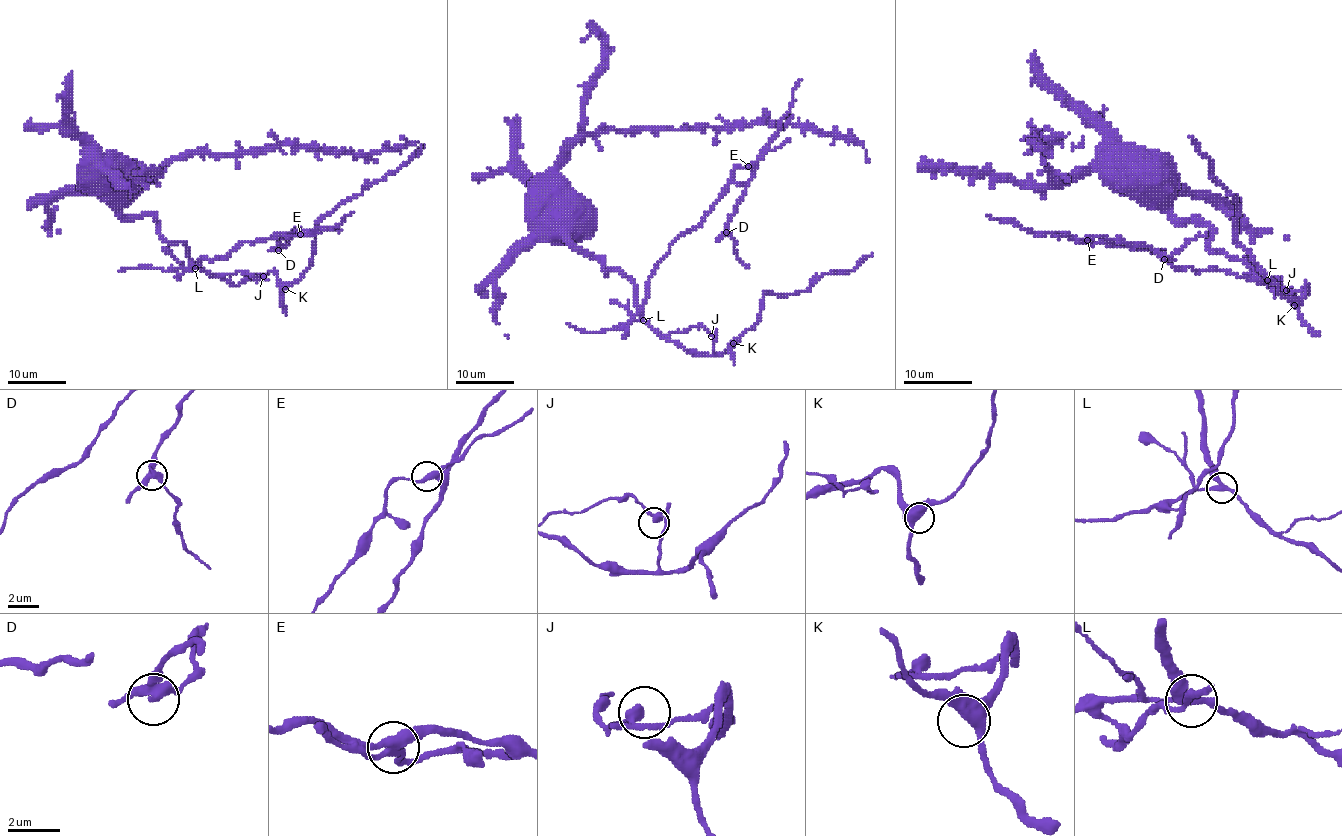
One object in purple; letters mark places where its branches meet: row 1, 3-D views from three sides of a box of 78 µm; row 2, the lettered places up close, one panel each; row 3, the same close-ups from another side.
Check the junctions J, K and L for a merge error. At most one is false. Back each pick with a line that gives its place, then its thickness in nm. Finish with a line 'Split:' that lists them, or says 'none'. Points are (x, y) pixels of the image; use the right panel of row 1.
L: place (1267, 280); calibre 280 nm
Split: L

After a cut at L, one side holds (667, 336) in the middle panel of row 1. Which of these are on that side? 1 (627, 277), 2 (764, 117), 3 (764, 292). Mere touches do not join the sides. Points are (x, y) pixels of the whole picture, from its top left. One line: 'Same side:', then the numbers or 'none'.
Same side: 1, 2, 3

